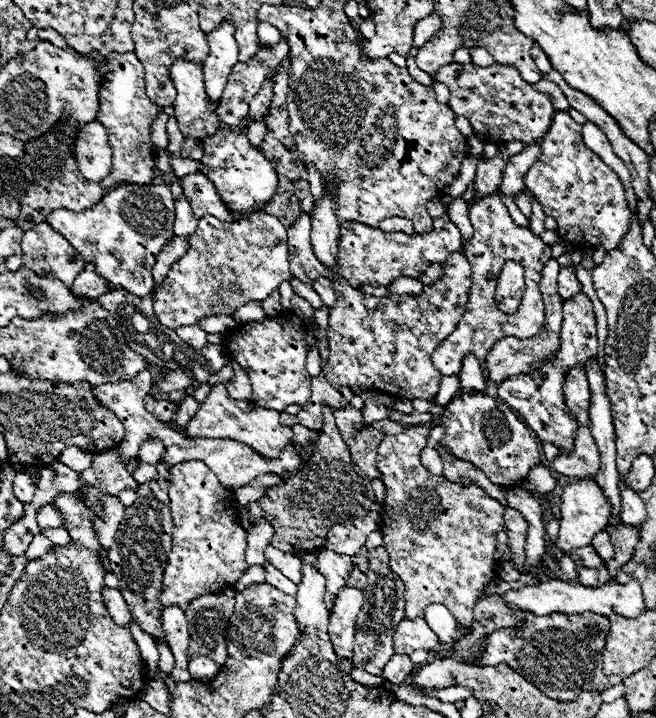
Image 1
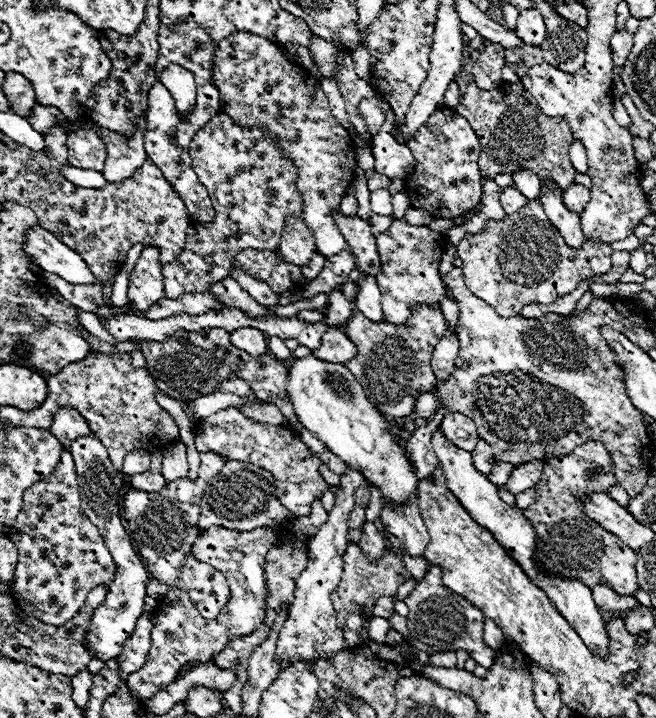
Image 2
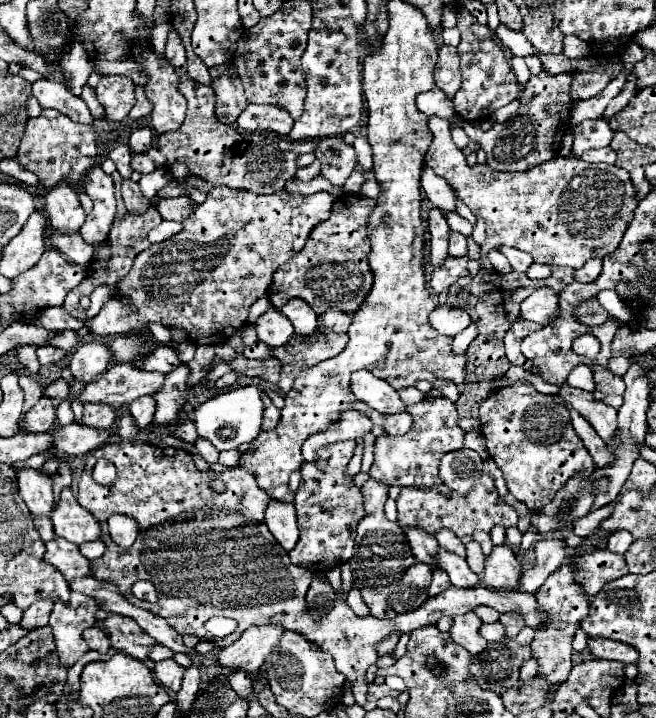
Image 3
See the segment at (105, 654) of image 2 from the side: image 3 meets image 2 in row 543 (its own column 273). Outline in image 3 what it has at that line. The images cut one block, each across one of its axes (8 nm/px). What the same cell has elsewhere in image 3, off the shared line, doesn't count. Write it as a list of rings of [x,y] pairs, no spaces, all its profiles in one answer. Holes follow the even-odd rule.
[[[248,104],[246,110],[238,116],[238,126],[242,130],[254,132],[254,130],[272,130],[276,134],[286,136],[294,124],[294,118],[290,112],[278,106],[270,104]]]

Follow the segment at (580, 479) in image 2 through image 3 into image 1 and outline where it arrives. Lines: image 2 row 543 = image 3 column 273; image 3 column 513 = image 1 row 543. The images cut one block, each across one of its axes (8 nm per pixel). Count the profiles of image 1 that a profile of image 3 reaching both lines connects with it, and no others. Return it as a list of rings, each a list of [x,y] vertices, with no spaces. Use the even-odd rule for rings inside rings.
[[[606,530],[596,534],[596,538],[592,540],[592,546],[600,554],[600,558],[604,558],[604,560],[612,560],[614,558],[614,546],[612,546],[610,534]]]

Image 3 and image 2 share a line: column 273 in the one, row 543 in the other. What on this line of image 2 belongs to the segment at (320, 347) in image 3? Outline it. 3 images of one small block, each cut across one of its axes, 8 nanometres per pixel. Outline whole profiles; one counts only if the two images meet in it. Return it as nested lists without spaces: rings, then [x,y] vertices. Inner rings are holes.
[[[348,542],[346,554],[344,554],[344,572],[342,572],[342,582],[338,588],[332,592],[332,606],[336,610],[336,618],[342,628],[346,628],[346,616],[356,612],[362,618],[370,616],[370,610],[374,608],[374,600],[380,596],[394,596],[398,586],[410,578],[410,572],[404,568],[404,562],[398,554],[386,552],[384,558],[378,564],[372,564],[366,560],[364,552],[360,550],[358,544]]]

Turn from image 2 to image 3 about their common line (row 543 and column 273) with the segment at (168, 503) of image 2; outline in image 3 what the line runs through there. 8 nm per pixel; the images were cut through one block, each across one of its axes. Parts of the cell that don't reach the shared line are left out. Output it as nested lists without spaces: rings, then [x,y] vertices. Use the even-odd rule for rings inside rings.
[[[188,74],[180,78],[178,90],[188,100],[186,120],[182,128],[158,136],[158,150],[166,156],[166,168],[178,184],[198,188],[200,192],[210,192],[210,188],[214,186],[228,186],[234,190],[250,190],[254,194],[274,194],[280,192],[284,184],[296,176],[298,156],[304,152],[314,152],[316,148],[316,140],[306,140],[306,144],[294,144],[294,140],[290,140],[288,136],[274,136],[274,132],[242,132],[230,124],[222,124],[214,116],[214,90],[210,86],[194,82]]]

